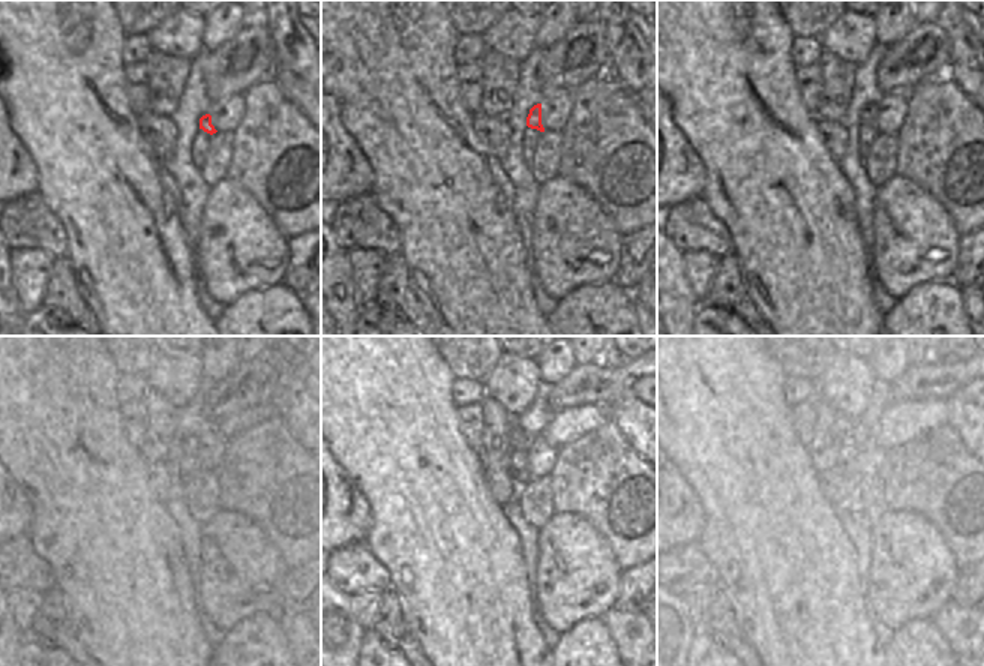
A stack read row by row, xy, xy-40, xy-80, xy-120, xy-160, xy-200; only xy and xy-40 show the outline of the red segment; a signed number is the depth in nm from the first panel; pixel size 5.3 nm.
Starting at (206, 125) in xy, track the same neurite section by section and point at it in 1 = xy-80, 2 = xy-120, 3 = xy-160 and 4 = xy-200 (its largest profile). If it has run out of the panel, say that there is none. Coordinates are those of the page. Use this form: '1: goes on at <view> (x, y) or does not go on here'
1: goes on at xy-80 (869, 116)
2: goes on at xy-120 (189, 444)
3: goes on at xy-160 (521, 440)
4: goes on at xy-200 (854, 432)

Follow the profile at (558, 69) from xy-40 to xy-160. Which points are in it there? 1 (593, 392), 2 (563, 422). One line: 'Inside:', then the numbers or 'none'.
Inside: 1

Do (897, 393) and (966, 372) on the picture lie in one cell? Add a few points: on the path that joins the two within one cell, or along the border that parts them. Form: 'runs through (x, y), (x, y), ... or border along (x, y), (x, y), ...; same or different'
runs through (914, 384), (921, 377), (942, 377), (950, 372); same

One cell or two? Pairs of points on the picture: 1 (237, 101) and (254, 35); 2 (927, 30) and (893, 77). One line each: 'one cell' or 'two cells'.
1: two cells
2: one cell

